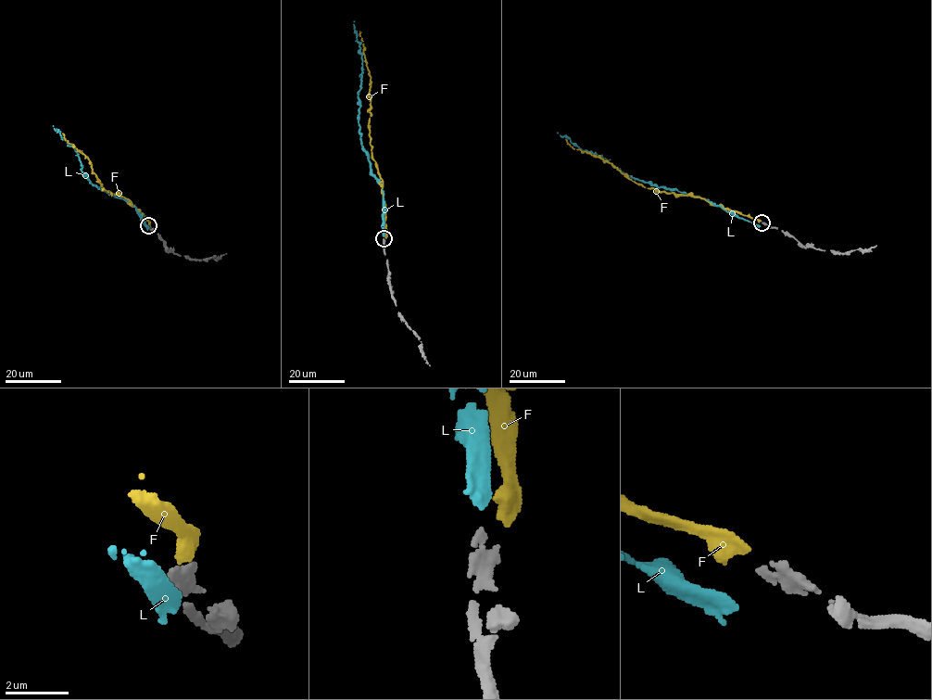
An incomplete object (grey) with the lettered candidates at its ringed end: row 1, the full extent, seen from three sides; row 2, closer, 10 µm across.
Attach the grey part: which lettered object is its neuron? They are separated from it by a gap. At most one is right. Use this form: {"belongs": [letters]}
{"belongs": ["F"]}

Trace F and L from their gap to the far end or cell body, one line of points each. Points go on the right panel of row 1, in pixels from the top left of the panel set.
F: (761, 222), (698, 197), (657, 192), (638, 184), (598, 157), (574, 148), (566, 139)
L: (759, 225), (738, 218), (697, 196), (628, 177), (607, 160), (581, 150), (566, 135), (557, 133)

